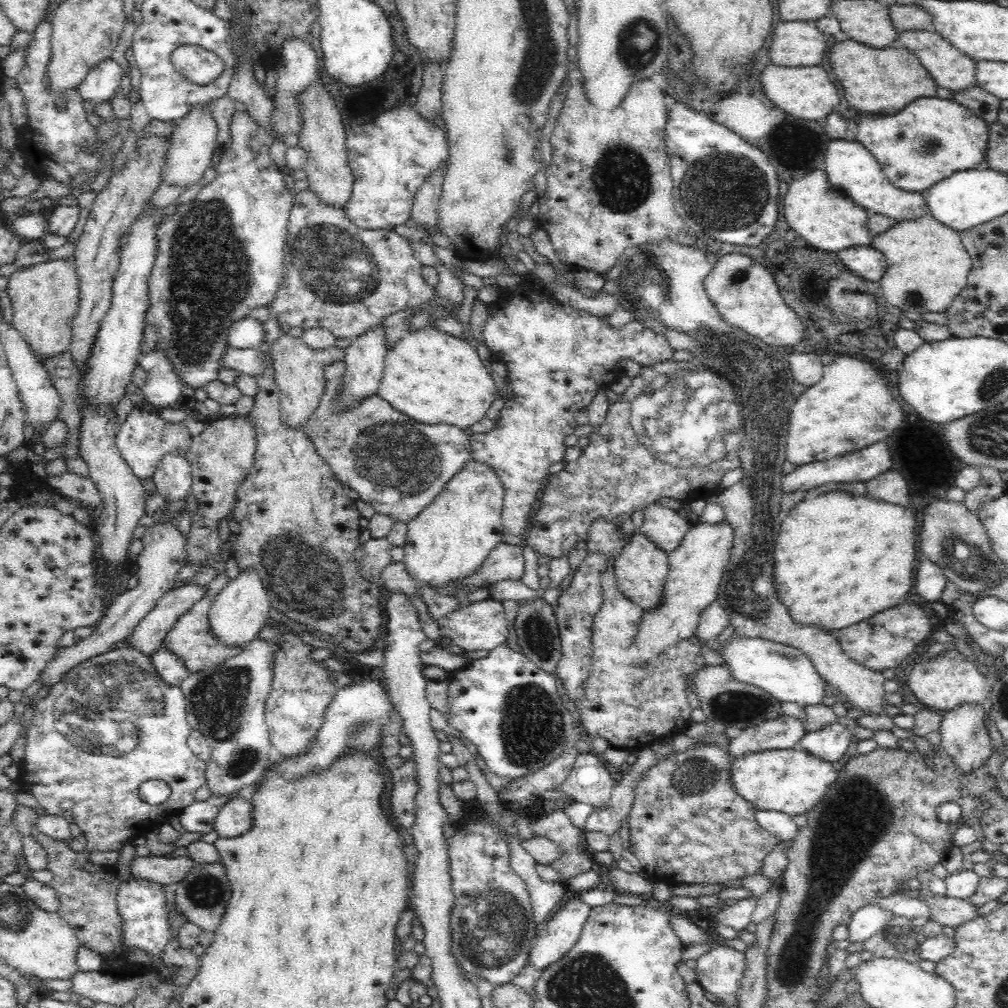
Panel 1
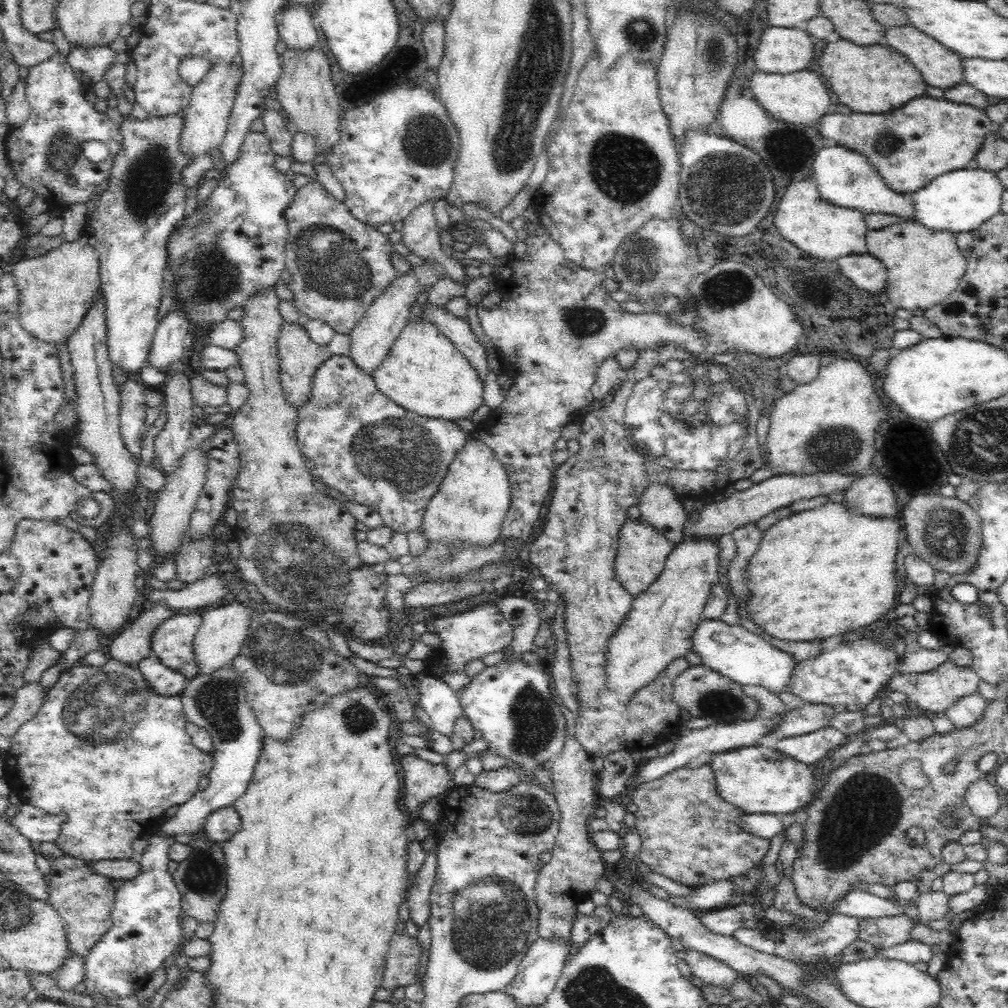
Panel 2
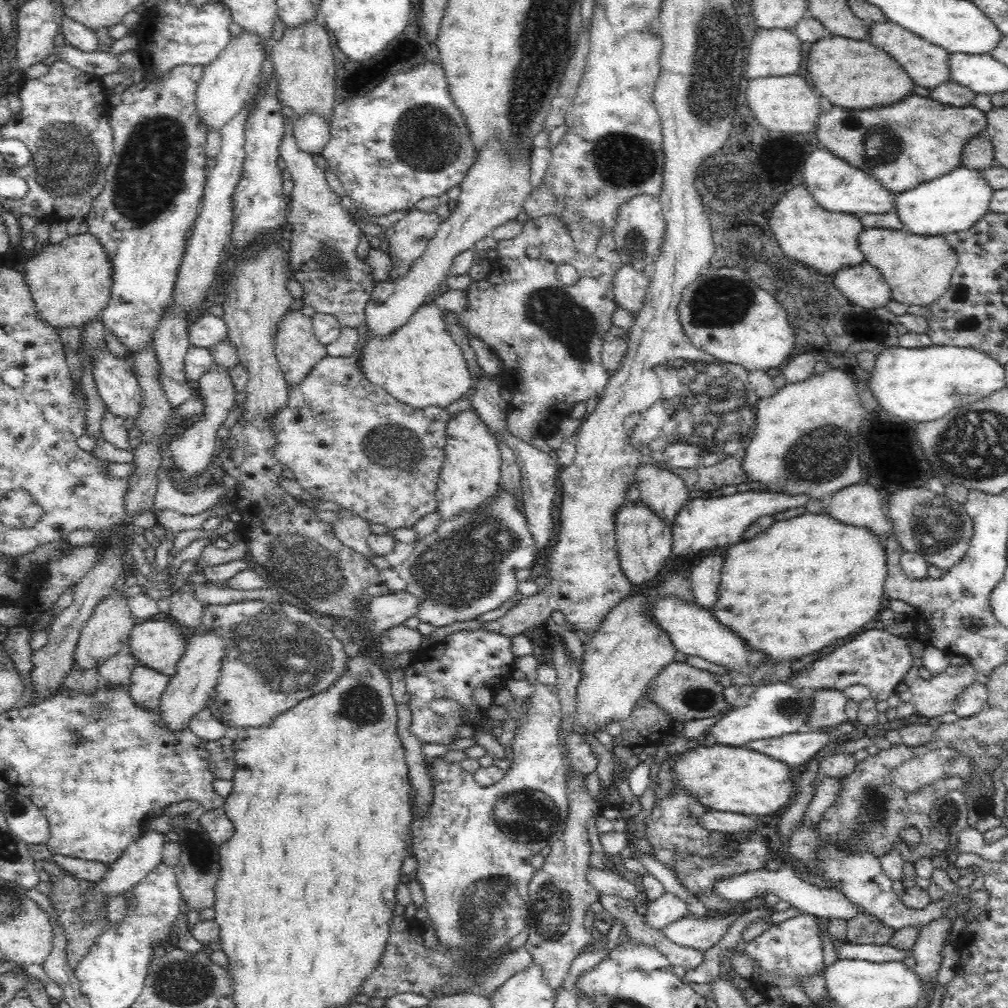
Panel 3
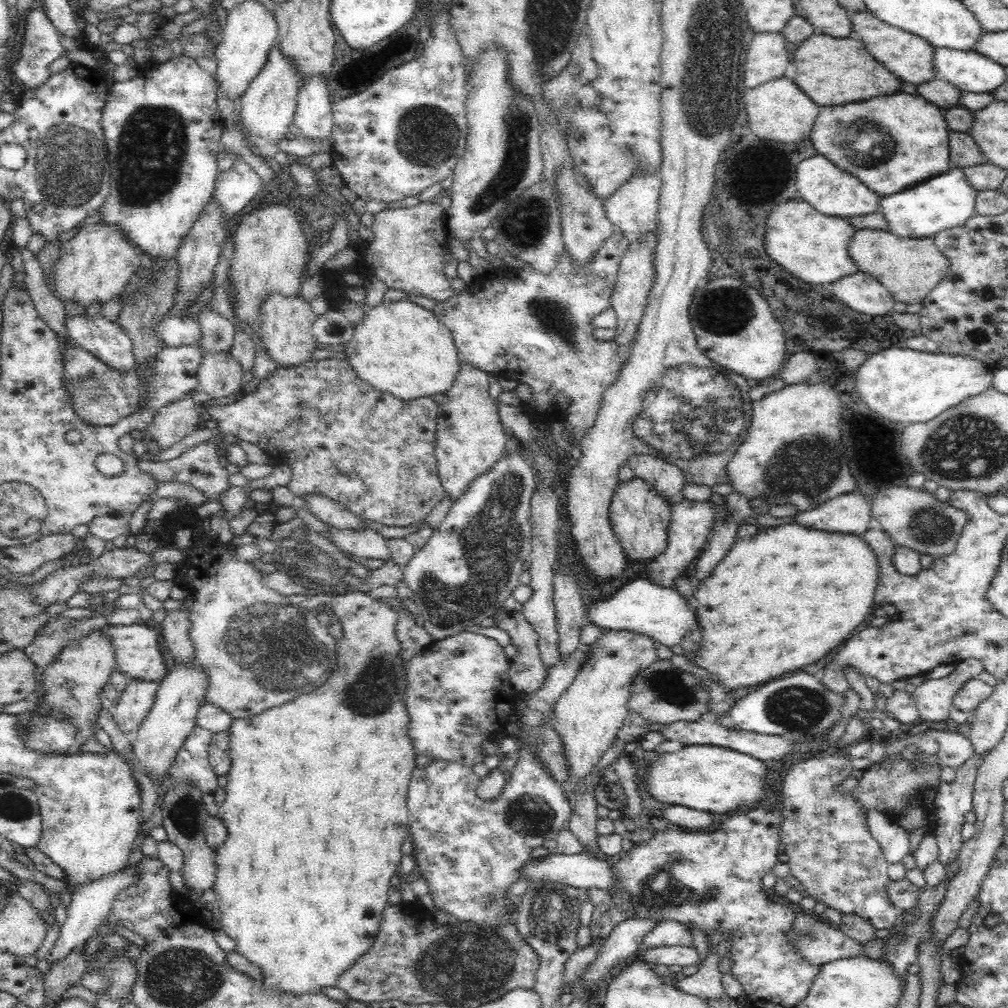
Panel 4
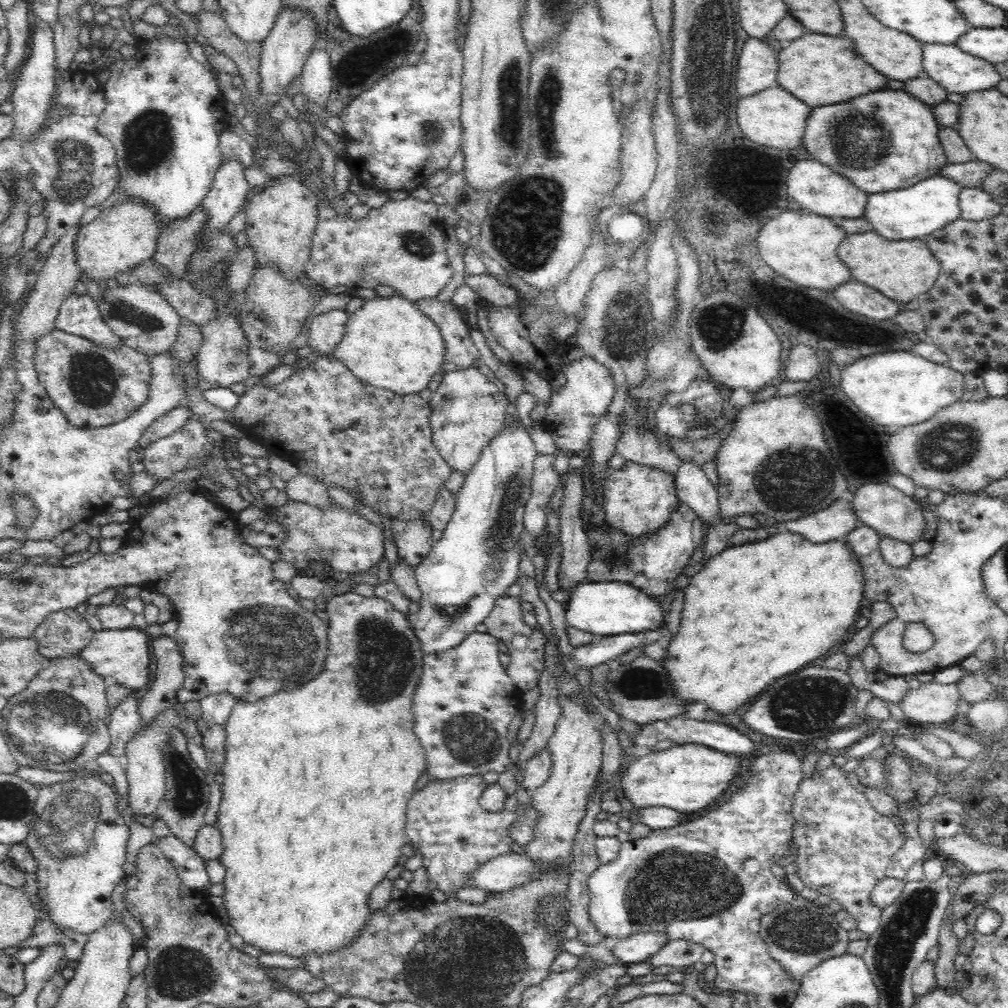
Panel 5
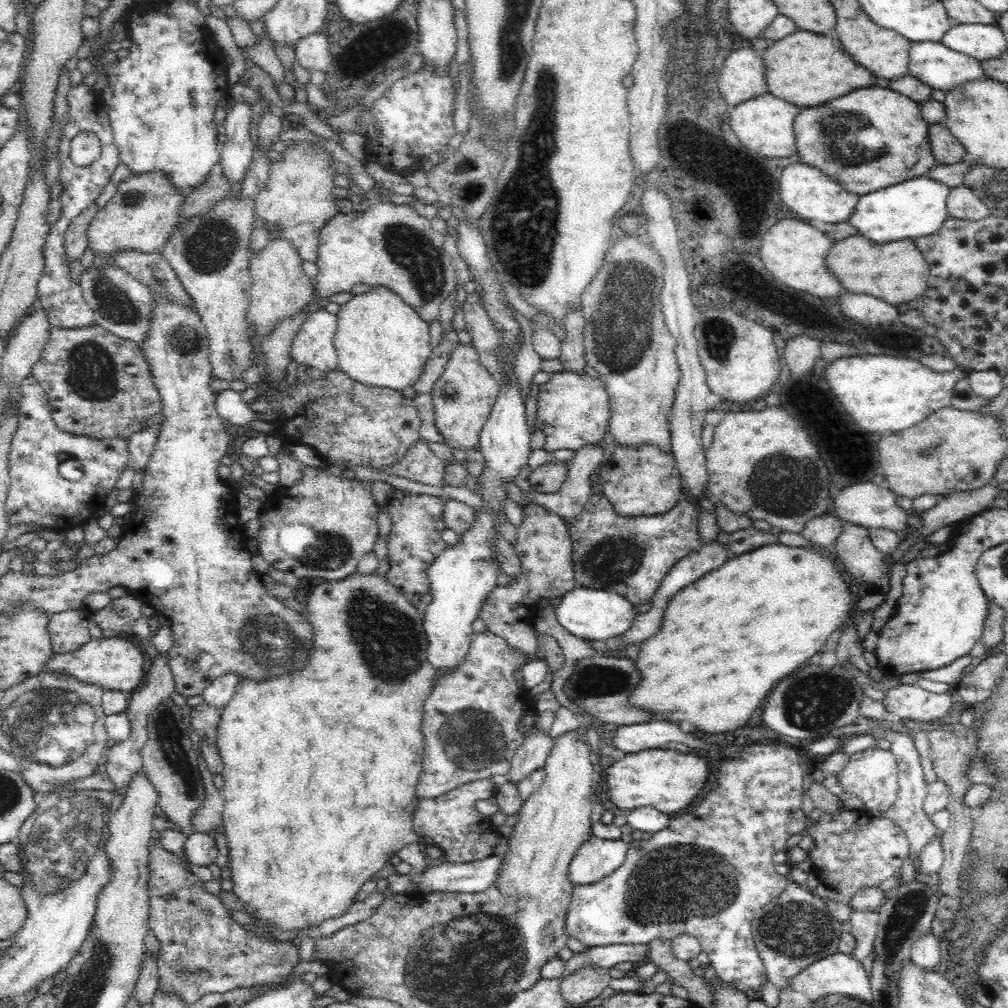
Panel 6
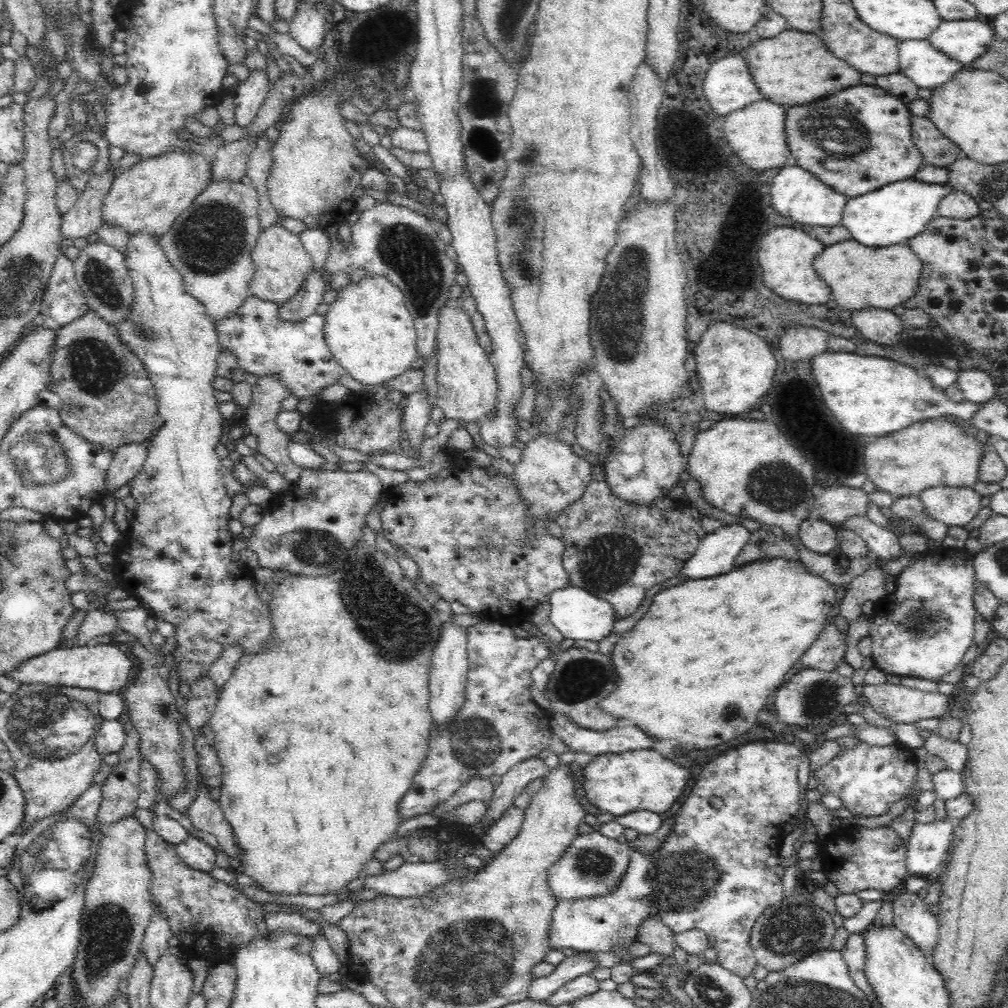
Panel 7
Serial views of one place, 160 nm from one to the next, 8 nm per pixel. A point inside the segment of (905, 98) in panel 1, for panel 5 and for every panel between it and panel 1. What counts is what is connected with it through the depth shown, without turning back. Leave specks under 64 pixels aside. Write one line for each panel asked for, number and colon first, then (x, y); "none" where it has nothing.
2: (870, 79)
3: (853, 74)
4: (832, 71)
5: (818, 69)

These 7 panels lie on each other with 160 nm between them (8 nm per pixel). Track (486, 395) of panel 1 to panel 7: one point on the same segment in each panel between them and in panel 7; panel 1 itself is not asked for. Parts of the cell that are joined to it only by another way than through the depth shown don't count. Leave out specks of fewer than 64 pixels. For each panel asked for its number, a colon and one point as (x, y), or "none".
2: (424, 373)
3: (419, 364)
4: (400, 348)
5: (389, 343)
6: (381, 341)
7: (369, 330)

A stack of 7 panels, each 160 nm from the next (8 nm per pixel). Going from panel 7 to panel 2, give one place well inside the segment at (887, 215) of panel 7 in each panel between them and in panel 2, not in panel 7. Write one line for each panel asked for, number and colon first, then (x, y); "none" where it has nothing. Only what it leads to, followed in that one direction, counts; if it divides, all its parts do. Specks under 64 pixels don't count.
2: (959, 201)
3: (954, 202)
4: (946, 201)
5: (914, 212)
6: (917, 207)

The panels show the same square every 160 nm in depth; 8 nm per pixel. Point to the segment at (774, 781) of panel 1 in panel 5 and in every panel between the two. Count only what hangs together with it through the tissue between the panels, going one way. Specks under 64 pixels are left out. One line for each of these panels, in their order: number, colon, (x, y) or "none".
2: (755, 779)
3: (724, 778)
4: (710, 778)
5: (688, 779)

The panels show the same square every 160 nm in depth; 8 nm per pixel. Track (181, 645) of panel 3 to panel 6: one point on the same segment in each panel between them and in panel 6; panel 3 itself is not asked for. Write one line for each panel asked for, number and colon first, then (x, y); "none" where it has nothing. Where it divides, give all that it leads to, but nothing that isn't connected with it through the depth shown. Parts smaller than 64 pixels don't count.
4: (138, 655)
5: (120, 655)
6: (115, 663)

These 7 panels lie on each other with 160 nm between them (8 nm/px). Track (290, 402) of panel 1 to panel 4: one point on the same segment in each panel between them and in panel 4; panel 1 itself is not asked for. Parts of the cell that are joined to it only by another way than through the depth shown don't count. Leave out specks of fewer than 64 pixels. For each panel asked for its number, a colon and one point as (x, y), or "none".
2: (300, 358)
3: (297, 349)
4: (284, 325)

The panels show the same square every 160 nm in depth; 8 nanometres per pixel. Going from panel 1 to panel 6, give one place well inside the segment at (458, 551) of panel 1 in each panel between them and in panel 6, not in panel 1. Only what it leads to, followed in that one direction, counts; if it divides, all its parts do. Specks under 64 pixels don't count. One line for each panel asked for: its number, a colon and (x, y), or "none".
2: (472, 500)
3: (470, 473)
4: (470, 439)
5: (467, 411)
6: (464, 396)

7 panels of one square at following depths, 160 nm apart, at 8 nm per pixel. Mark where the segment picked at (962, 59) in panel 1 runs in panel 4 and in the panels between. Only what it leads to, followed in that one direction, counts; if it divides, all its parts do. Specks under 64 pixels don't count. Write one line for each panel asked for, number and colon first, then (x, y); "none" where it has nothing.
2: (942, 68)
3: (928, 65)
4: (910, 57)

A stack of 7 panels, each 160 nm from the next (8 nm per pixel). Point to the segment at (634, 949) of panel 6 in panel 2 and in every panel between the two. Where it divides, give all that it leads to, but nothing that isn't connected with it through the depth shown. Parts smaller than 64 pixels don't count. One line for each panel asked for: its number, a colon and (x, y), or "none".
2: (726, 921)
3: (701, 934)
4: (668, 933)
5: (639, 947)

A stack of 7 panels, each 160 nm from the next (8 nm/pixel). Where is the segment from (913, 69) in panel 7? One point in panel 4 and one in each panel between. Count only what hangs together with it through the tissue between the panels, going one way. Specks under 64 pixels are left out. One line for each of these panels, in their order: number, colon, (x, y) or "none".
4: (968, 71)
5: (960, 73)
6: (936, 65)

